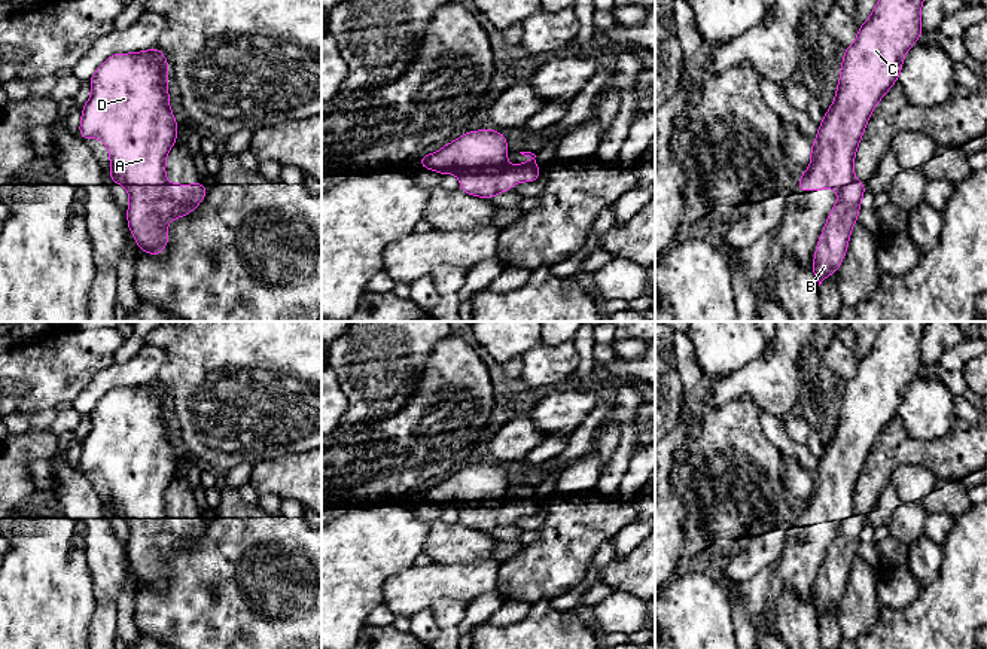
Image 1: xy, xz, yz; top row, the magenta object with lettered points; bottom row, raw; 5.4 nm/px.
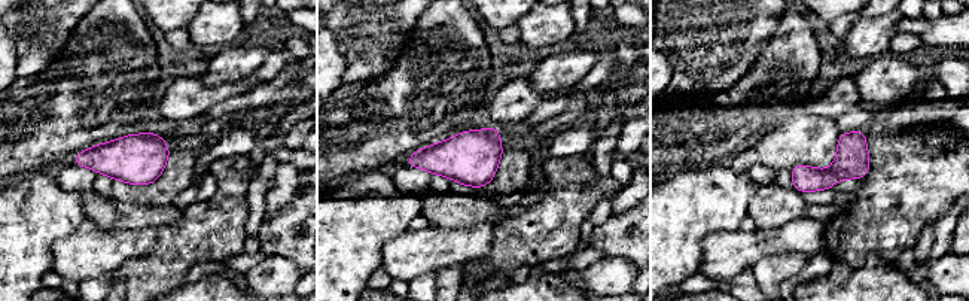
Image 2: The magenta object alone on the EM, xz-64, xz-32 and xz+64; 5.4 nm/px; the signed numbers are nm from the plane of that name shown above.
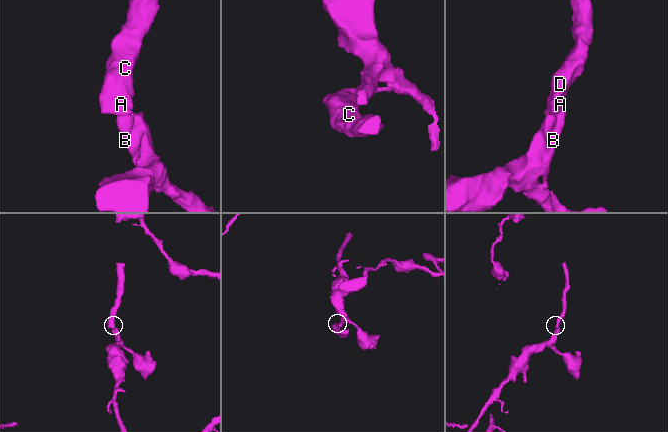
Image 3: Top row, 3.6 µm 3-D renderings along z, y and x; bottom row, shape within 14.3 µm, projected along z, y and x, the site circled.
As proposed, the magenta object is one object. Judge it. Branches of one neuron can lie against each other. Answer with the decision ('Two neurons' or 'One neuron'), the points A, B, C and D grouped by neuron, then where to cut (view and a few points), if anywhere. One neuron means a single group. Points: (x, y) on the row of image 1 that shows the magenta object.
Two neurons. Groups: A C D / B. Split along xz (503, 164), (494, 174), (465, 174), (460, 179)

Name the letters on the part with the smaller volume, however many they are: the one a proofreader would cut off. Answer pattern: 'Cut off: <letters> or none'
Cut off: A, C, D

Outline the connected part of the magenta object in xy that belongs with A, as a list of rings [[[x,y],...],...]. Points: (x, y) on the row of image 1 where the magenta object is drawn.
[[[159,46],[110,55],[89,79],[92,95],[82,109],[79,137],[101,138],[110,153],[110,183],[158,186],[165,183],[165,158],[177,140],[167,88],[168,63]]]

